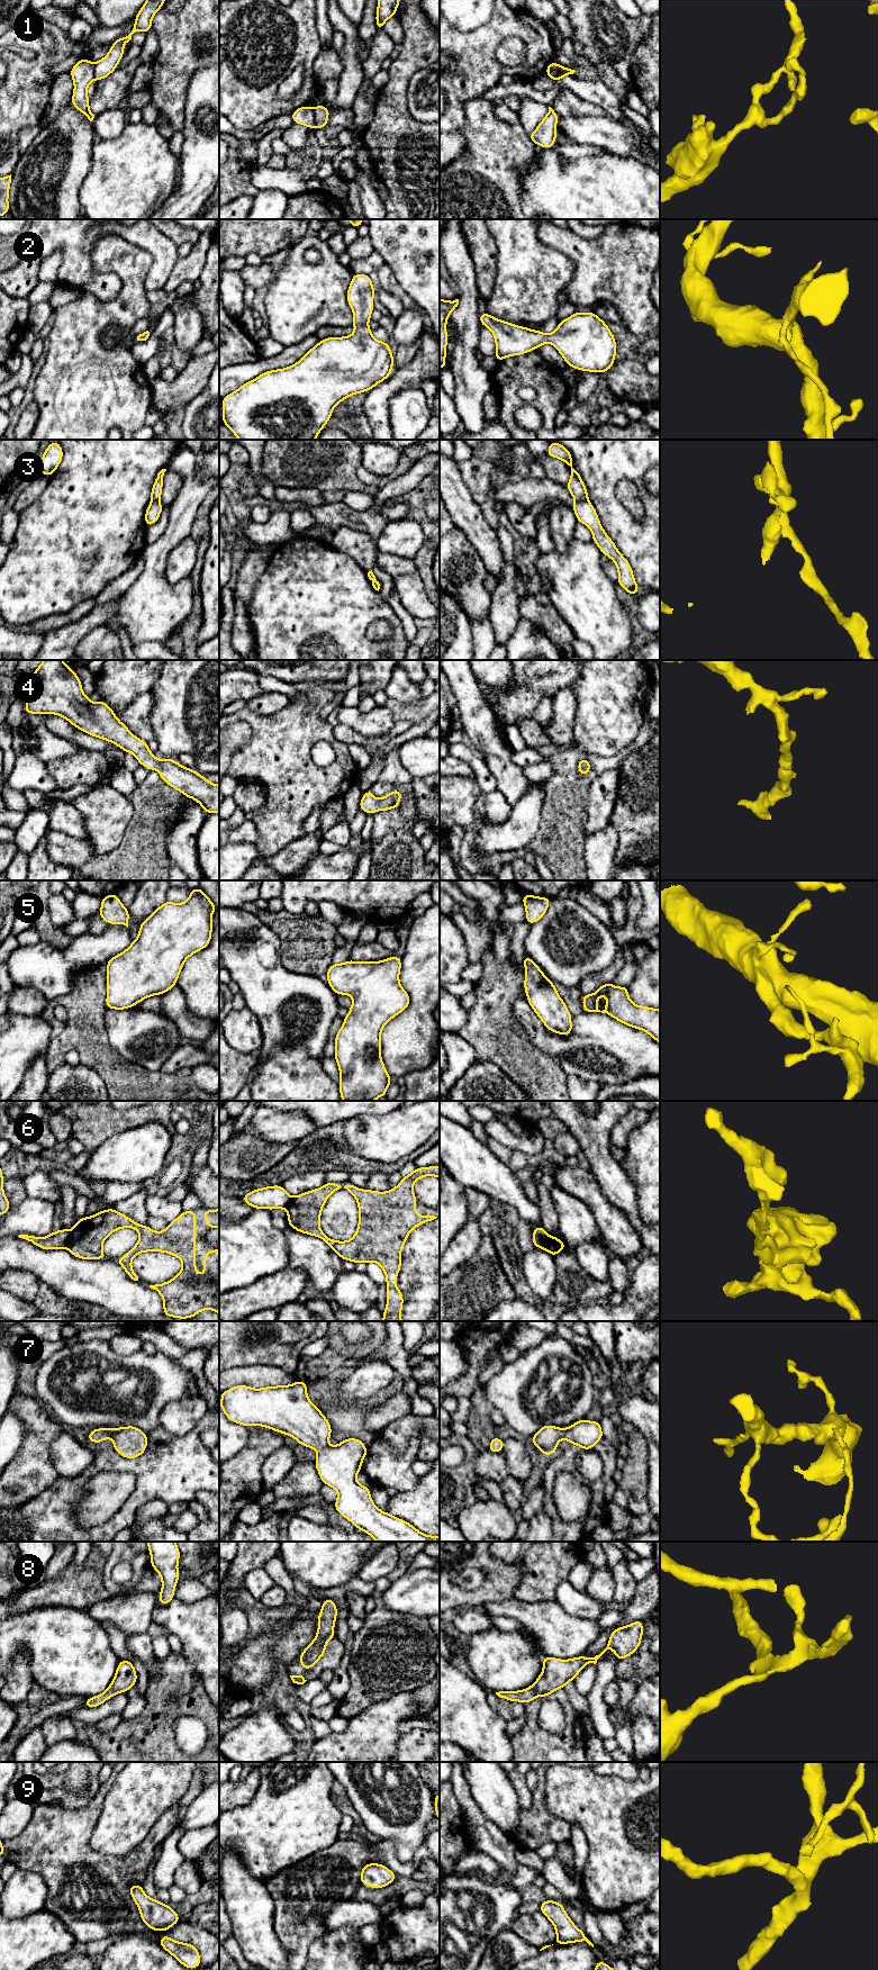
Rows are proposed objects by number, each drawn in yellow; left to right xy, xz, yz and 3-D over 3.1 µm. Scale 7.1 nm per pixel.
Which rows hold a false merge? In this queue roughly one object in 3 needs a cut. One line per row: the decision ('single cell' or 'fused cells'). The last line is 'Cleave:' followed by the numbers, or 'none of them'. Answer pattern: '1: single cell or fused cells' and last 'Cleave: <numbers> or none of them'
1: fused cells
2: single cell
3: fused cells
4: single cell
5: single cell
6: fused cells
7: single cell
8: single cell
9: single cell
Cleave: 1, 3, 6

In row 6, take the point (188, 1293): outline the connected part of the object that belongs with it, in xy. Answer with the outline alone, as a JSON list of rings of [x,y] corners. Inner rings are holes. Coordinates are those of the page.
[[[114,1208],[94,1216],[76,1220],[71,1230],[66,1248],[82,1259],[106,1259],[102,1242],[114,1231],[134,1228],[139,1233],[137,1244],[117,1263],[128,1277],[138,1281],[132,1268],[132,1259],[146,1251],[163,1251],[182,1262],[180,1273],[172,1280],[150,1285],[163,1298],[163,1313],[166,1317],[187,1319],[209,1309],[219,1314],[219,1250],[208,1250],[203,1259],[205,1274],[196,1273],[196,1210],[182,1213],[165,1230],[157,1232],[148,1226],[117,1212]]]

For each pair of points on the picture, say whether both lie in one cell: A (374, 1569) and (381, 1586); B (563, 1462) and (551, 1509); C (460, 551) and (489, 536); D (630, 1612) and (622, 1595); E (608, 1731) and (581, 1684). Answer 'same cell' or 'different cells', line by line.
A: different cells
B: same cell
C: different cells
D: different cells
E: different cells

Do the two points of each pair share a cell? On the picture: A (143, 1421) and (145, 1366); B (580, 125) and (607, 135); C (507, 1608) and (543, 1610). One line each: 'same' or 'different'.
A: same
B: same
C: same

